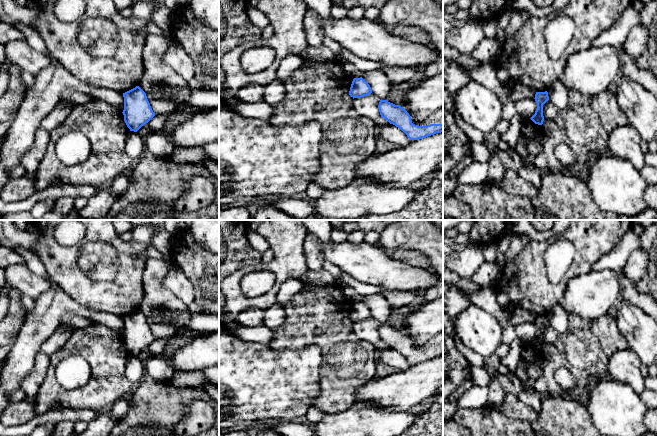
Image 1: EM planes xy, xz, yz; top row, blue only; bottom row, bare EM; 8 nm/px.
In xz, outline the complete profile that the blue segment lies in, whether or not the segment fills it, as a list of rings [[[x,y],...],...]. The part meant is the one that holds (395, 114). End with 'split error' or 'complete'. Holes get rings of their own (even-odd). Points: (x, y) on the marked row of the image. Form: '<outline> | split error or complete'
[[[381,99],[378,108],[381,117],[400,128],[410,140],[418,140],[443,132],[443,124],[430,124],[427,126],[413,124],[411,116],[403,107],[387,100]]] | complete

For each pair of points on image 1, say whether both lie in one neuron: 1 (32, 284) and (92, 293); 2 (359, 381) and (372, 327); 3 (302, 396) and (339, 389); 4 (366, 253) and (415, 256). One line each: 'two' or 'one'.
1: two
2: two
3: two
4: two

